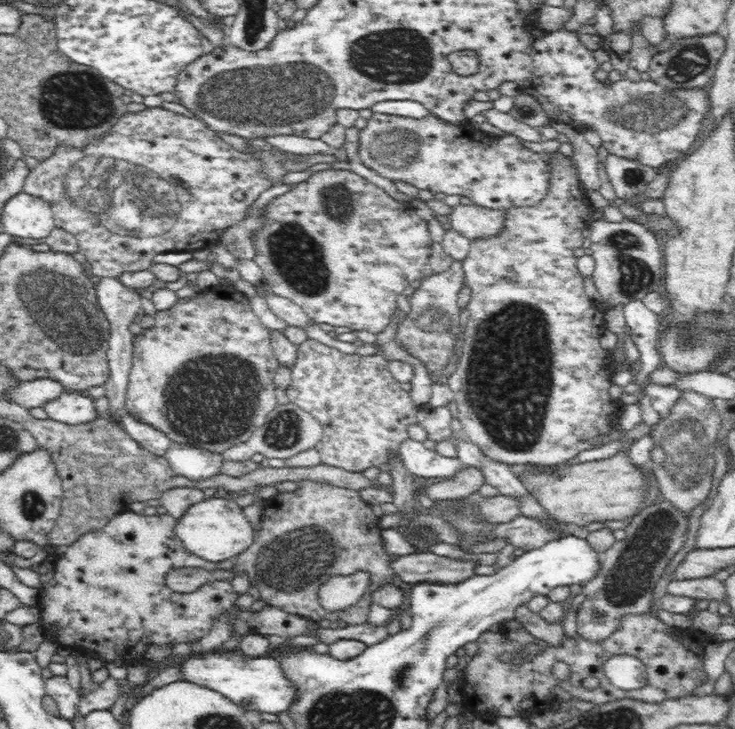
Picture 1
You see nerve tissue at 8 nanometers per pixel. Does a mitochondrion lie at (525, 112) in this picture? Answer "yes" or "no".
no

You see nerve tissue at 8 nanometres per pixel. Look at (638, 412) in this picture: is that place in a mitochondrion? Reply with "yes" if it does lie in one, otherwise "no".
no

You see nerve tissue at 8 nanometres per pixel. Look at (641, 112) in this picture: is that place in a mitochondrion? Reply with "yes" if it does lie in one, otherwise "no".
yes

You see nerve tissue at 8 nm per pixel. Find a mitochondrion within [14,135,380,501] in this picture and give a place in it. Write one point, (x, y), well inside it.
(81, 184)

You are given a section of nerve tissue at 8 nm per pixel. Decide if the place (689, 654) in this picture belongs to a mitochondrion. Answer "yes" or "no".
yes

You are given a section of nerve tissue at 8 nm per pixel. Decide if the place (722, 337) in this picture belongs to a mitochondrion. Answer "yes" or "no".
yes

